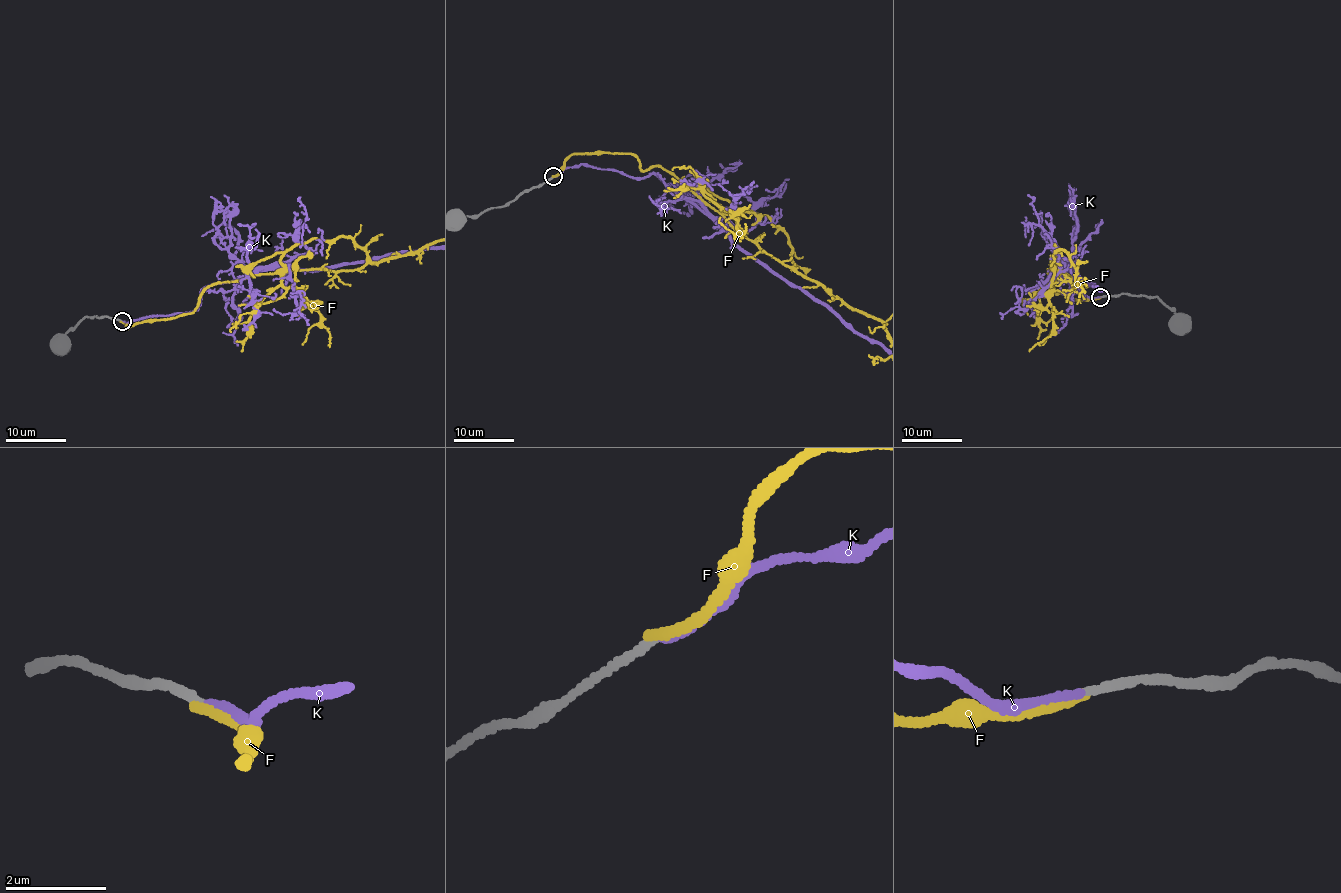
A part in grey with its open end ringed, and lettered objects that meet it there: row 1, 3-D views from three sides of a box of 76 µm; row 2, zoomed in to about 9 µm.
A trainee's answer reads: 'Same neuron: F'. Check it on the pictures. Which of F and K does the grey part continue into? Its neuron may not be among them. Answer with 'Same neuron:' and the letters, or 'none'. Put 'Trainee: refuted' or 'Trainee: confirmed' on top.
Trainee: refuted
Same neuron: K

